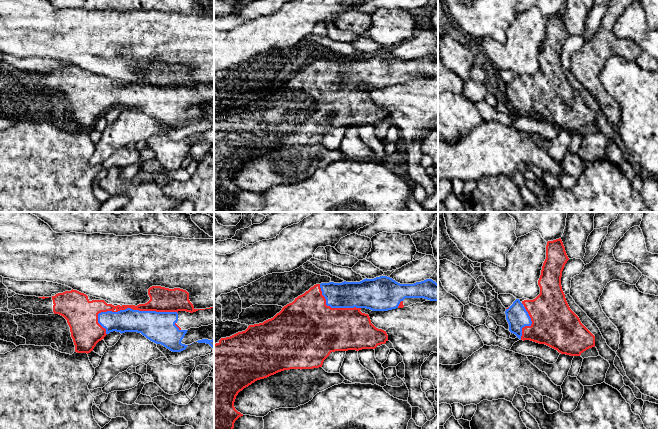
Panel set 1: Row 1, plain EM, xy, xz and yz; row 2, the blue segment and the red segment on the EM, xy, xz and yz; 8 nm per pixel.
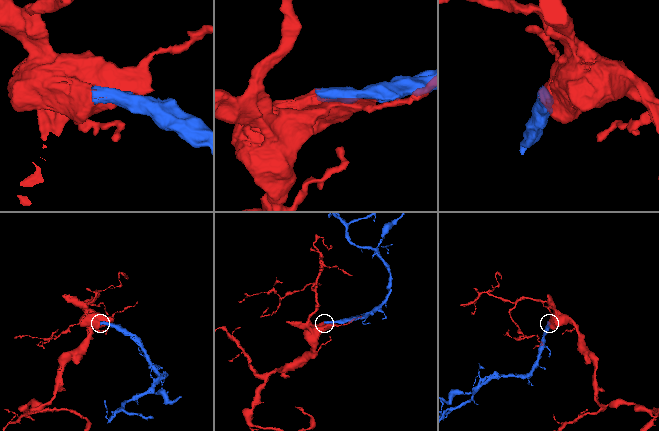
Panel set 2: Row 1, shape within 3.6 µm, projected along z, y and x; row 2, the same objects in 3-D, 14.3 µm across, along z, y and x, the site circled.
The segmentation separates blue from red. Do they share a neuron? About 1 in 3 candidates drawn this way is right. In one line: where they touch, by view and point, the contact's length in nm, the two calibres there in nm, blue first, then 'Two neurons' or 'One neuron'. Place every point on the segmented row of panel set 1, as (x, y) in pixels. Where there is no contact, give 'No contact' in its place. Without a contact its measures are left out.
Touches blue at xy (133, 310). Shared border 650 nm. Thickness 260 nm (blue) against 200 nm. One neuron

